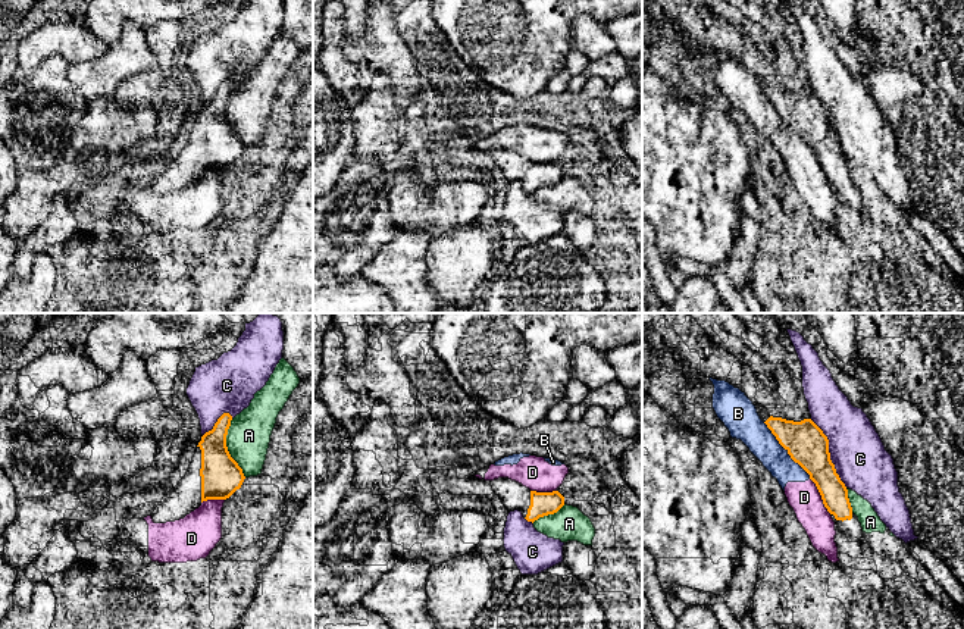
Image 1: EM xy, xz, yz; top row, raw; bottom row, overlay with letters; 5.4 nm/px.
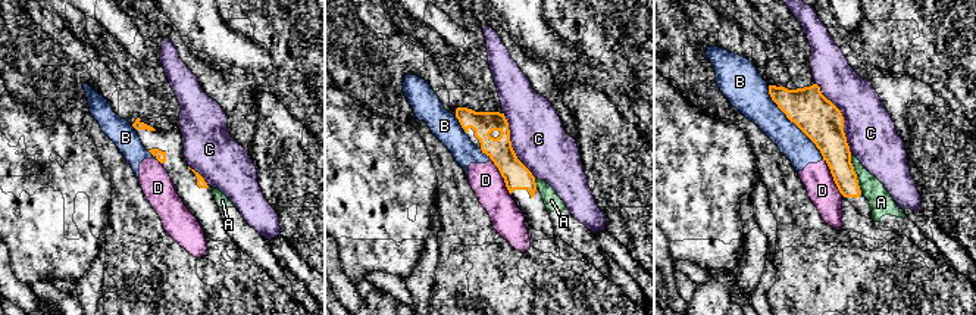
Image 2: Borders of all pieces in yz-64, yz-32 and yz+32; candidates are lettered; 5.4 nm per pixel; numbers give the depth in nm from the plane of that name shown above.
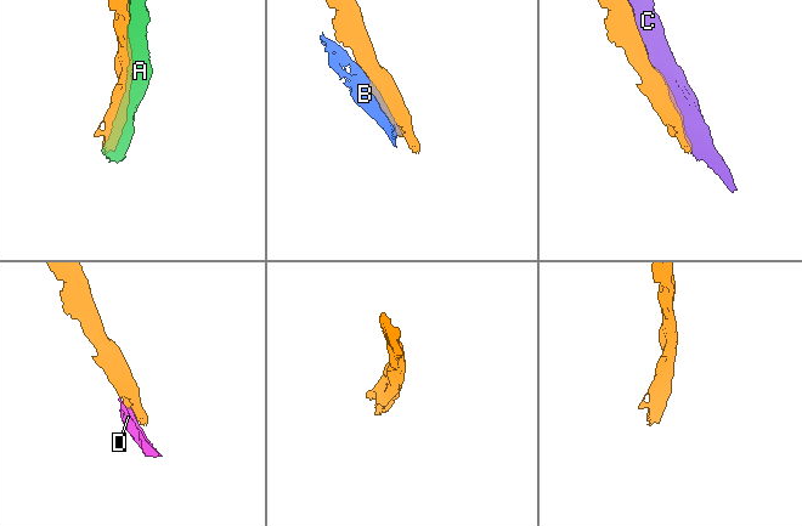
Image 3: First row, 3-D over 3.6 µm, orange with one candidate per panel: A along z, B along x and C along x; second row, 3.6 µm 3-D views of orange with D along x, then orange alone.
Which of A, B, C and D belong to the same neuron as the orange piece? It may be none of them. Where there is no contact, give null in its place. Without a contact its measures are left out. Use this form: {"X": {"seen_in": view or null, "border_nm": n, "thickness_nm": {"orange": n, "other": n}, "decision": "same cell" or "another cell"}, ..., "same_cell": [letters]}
{"A": {"seen_in": "xy", "border_nm": 340, "thickness_nm": {"orange": 220, "other": 240}, "decision": "another cell"}, "B": {"seen_in": "yz", "border_nm": 400, "thickness_nm": {"orange": 220, "other": 160}, "decision": "another cell"}, "C": {"seen_in": "yz", "border_nm": 420, "thickness_nm": {"orange": 220, "other": 300}, "decision": "another cell"}, "D": {"seen_in": "yz", "border_nm": 240, "thickness_nm": {"orange": 200, "other": 170}, "decision": "another cell"}, "same_cell": []}

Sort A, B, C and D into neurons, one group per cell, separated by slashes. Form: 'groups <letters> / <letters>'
groups A / B D / C

